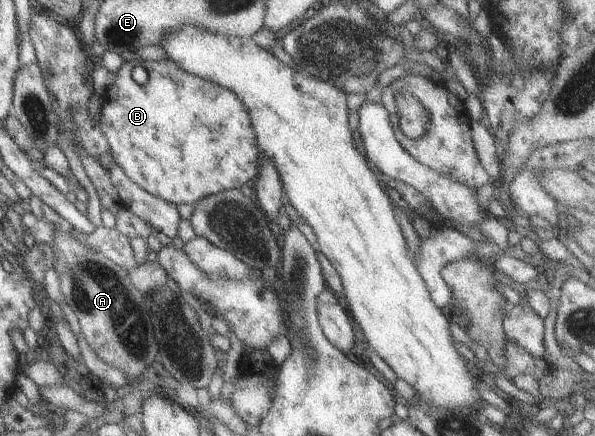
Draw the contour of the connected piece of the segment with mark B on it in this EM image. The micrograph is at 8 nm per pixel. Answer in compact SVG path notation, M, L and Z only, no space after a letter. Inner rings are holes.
M141 58L123 61L114 74L113 83L102 97L98 122L113 161L135 185L163 201L194 206L205 196L226 189L239 189L242 183L256 177L258 149L255 147L247 109L234 93L209 81L197 79L193 74L189 75L169 59L158 62ZM136 65L141 65L147 73L147 81L142 85L133 82L130 76L131 69Z

